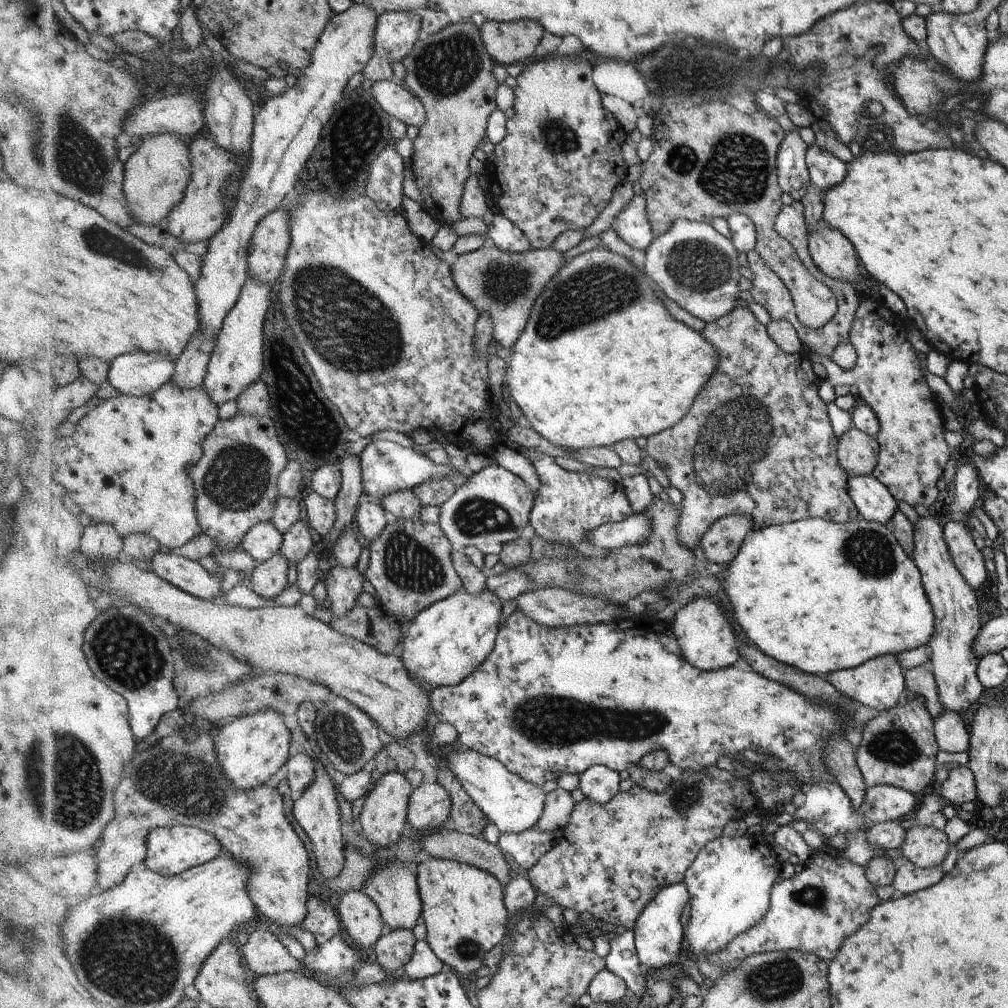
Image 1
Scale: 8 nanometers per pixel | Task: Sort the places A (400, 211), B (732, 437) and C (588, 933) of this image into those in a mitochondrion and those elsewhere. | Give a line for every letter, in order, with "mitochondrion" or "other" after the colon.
A: other
B: mitochondrion
C: other

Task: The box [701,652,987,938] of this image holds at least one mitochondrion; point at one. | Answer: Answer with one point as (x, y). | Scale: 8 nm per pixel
(895, 747)

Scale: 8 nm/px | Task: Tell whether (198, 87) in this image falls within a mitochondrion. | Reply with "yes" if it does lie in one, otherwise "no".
no

